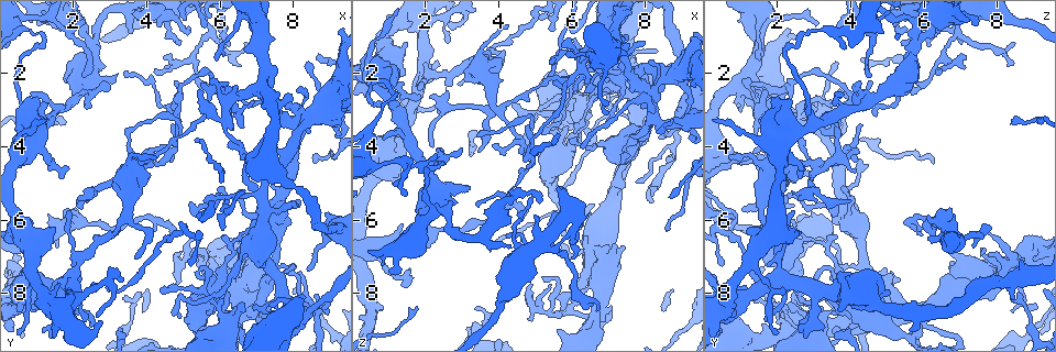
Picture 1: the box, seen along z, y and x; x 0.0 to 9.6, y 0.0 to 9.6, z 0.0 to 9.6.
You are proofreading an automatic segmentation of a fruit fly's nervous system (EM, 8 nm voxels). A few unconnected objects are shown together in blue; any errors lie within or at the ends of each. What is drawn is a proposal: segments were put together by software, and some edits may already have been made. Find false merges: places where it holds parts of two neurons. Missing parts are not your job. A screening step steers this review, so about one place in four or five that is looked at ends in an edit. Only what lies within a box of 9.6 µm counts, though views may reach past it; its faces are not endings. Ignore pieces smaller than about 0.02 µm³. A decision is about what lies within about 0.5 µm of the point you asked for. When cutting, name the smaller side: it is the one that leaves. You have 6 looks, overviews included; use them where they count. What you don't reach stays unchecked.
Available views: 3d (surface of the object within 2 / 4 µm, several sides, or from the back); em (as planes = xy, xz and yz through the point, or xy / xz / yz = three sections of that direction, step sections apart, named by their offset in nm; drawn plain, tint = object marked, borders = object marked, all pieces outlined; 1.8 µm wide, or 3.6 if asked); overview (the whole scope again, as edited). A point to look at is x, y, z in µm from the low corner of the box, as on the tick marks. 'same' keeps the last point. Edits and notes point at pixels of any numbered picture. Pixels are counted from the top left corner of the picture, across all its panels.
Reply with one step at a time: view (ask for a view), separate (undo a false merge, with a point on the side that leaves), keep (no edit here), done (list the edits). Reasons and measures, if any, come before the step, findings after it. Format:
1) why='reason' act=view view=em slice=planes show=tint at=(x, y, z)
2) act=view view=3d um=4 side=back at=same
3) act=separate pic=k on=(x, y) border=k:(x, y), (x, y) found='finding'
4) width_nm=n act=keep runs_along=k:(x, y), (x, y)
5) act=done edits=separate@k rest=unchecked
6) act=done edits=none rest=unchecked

why='a fork' act=view view=3d um=4 at=(4.90, 2.60, 4.05)

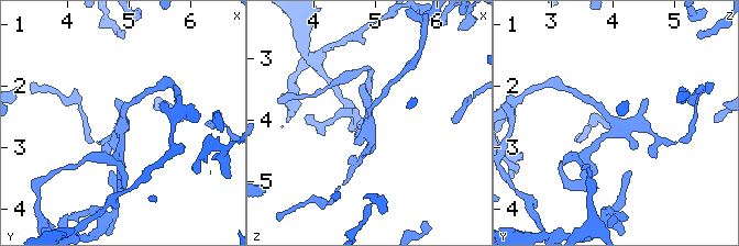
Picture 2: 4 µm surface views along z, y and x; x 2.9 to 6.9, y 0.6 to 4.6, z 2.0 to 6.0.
act=view view=em um=3.6 slice=planes show=borders at=(4.90, 2.65, 4.10)

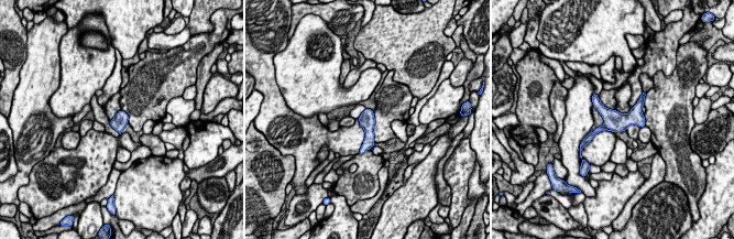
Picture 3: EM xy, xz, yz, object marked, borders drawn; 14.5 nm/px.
act=keep found='one neuron here'

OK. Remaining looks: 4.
why='thin arm on a thick one' act=view view=3d um=2 at=(6.60, 8.65, 5.95)

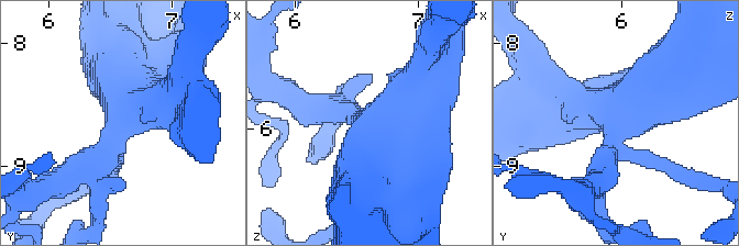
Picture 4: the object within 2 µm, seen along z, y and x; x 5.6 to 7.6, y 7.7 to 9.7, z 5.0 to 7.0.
act=view view=em um=3.6 slice=planes show=tint at=(6.60, 8.60, 5.94)

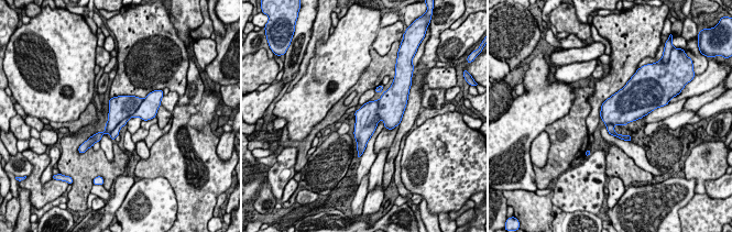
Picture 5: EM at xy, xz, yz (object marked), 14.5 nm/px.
act=separate pic=5 on=(121, 107) found='a second neuron is stuck on'

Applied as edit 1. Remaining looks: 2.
why='a fork' act=view view=em slice=planes show=tint at=(8.60, 8.45, 4.35)

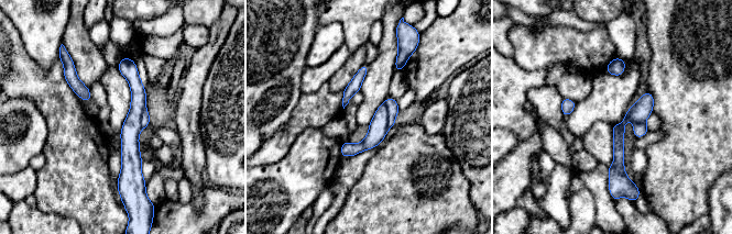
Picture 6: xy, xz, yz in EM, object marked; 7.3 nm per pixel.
act=separate pic=6 on=(392, 106) found='two neurons meet here'

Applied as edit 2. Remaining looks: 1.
act=done edits=separate@5,separate@6 rest=unchecked

